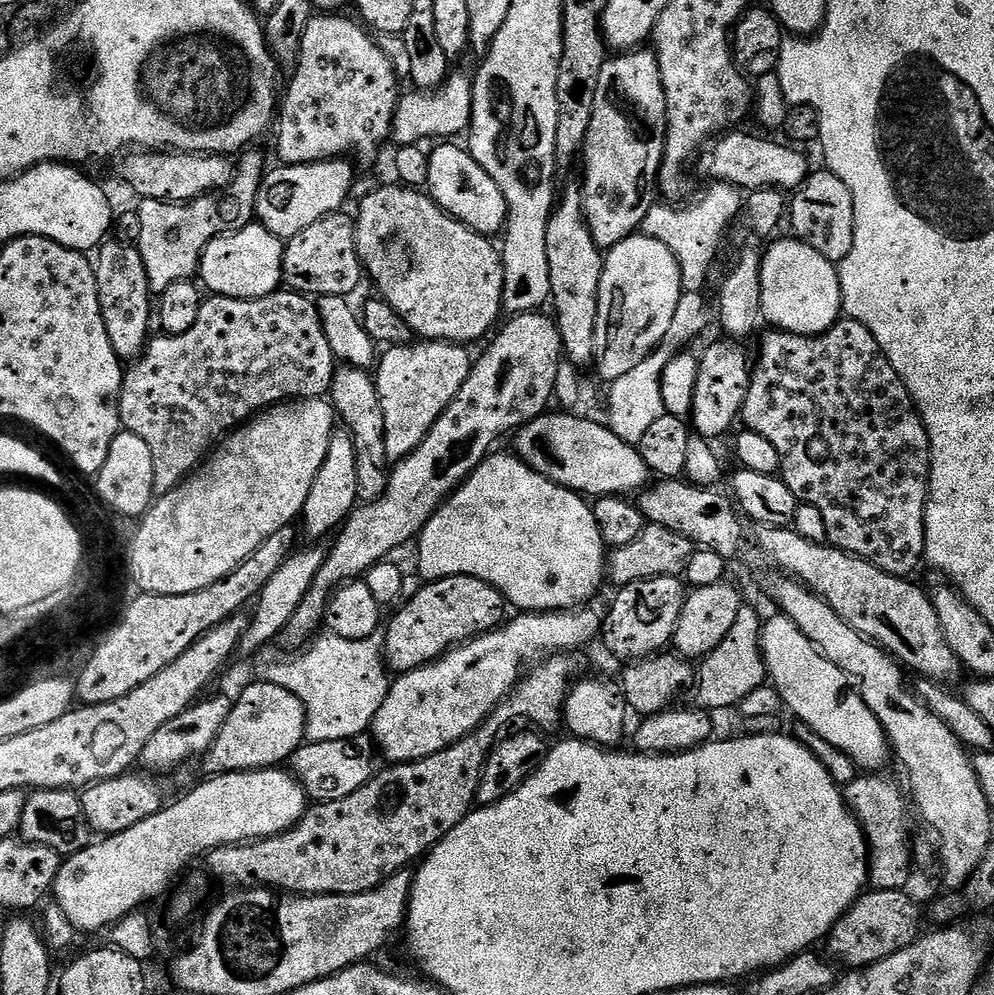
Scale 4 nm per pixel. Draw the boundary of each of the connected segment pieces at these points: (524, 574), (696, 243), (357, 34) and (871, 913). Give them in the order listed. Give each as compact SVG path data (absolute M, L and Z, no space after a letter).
M497 451L489 455L487 460L480 463L477 468L469 474L467 480L445 500L444 505L434 513L430 522L420 531L418 545L420 544L420 569L419 575L425 581L431 582L450 578L451 576L473 576L482 582L492 584L504 596L509 605L512 604L521 613L525 612L558 612L565 608L579 608L587 605L588 600L600 588L600 583L606 580L606 545L602 534L598 530L598 522L592 513L592 504L581 493L571 492L569 488L558 486L550 482L542 474L538 474L530 466L526 466L520 461L519 456Z
M716 182L711 187L712 189L701 200L696 200L693 204L685 203L683 206L673 206L668 202L653 204L642 225L643 235L658 238L658 242L662 242L662 246L666 246L674 254L682 274L684 292L688 294L700 294L705 291L703 288L708 284L712 263L720 252L724 231L727 230L728 223L742 212L742 192L735 184Z
M316 14L306 26L306 34L302 34L294 65L296 73L288 89L285 92L283 89L274 125L276 152L280 155L281 165L317 164L323 160L351 157L351 152L356 152L357 158L368 164L379 154L380 147L389 143L394 114L402 95L400 80L392 65L393 57L385 55L379 43L353 20L347 20L344 14Z
M904 890L865 891L828 933L827 955L833 961L841 960L842 963L849 964L849 969L859 970L882 962L882 958L890 958L890 954L898 954L898 950L920 939L920 908L908 894Z

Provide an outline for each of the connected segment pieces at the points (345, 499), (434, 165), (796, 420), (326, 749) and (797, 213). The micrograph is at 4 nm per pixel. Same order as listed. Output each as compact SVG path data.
M333 431L330 446L326 450L326 462L322 462L322 470L314 478L314 486L310 486L310 494L304 503L302 521L304 532L309 541L320 542L329 532L335 533L340 525L348 519L348 515L358 504L358 458L354 458L354 442L347 431Z
M444 142L436 147L440 146L441 148L431 149L428 157L429 178L426 185L428 195L435 200L436 205L443 212L453 216L458 222L462 222L467 228L477 232L479 236L492 238L495 237L495 232L496 235L503 233L504 226L508 222L508 207L502 190L498 190L498 182L494 182L494 178L490 178L490 174L486 174L486 170L482 170L482 166L478 166L478 162L472 157L471 151L467 147L459 148L456 142Z
M841 318L828 332L823 332L817 336L799 336L798 334L790 334L789 332L781 332L779 330L768 330L764 337L761 335L760 353L754 356L754 367L752 368L752 380L748 383L748 393L746 394L746 402L742 413L742 424L747 431L762 434L762 438L766 438L770 442L774 442L774 450L778 450L778 458L780 459L779 475L782 477L784 484L790 486L790 490L796 495L797 501L815 506L822 514L822 518L826 521L826 534L828 535L827 543L833 548L840 548L843 552L849 552L851 556L856 556L859 560L870 562L874 566L878 566L878 570L882 570L891 576L911 577L912 571L924 560L924 509L928 502L928 475L932 469L932 444L928 441L928 432L924 428L924 419L920 417L920 411L916 408L916 404L912 400L911 394L906 390L906 386L902 382L902 378L894 370L894 366L886 358L886 354L878 346L878 342L874 338L874 334L870 334L870 330L866 330L866 326L862 326L862 322Z
M367 735L356 736L352 740L334 742L305 742L290 761L290 771L296 781L304 787L304 795L312 802L341 800L350 798L354 790L362 790L370 782L378 765L372 761L374 744Z
M813 171L804 184L791 193L786 216L789 221L792 219L795 239L814 246L822 258L839 262L850 254L854 246L854 198L846 182L832 172Z

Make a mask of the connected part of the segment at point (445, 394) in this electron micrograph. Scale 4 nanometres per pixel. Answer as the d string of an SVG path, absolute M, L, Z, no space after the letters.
M443 340L397 344L385 352L388 353L385 356L383 353L375 365L374 379L380 394L382 418L386 418L386 454L389 461L395 462L404 460L426 438L434 422L438 422L440 415L448 409L450 402L458 394L458 390L462 390L462 382L466 382L474 360L473 357L468 357L467 347Z

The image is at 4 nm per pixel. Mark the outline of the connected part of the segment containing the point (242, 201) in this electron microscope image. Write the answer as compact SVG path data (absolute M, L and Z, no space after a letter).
M248 150L239 157L234 175L218 195L209 194L188 200L185 204L171 204L169 200L141 199L138 215L140 235L138 247L142 262L146 262L146 278L152 293L170 290L174 282L192 280L200 271L200 259L206 246L215 236L239 232L247 224L253 223L256 215L256 199L260 193L260 183L264 181L266 167L260 152Z

